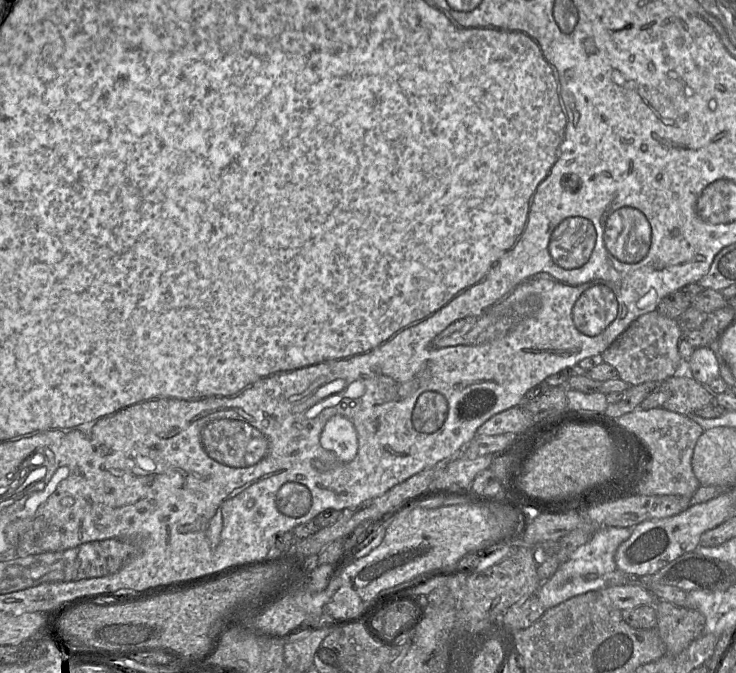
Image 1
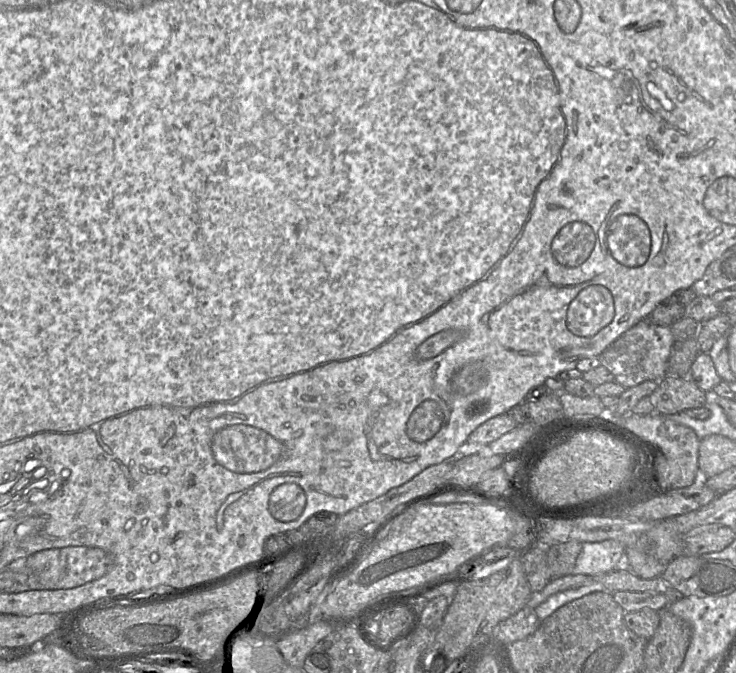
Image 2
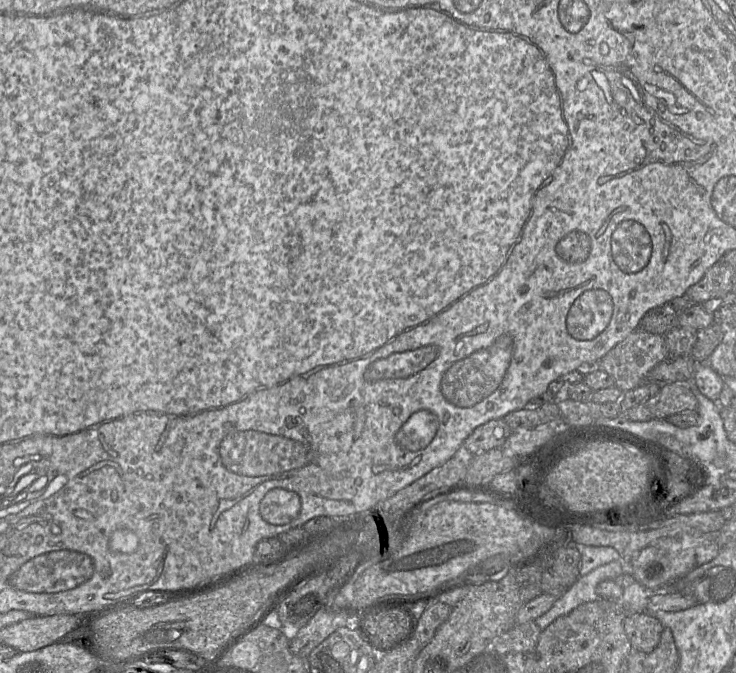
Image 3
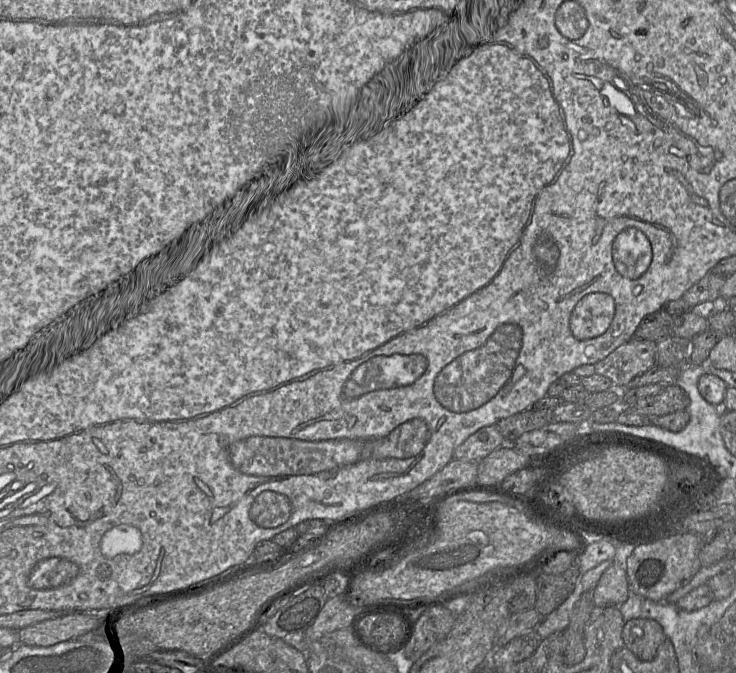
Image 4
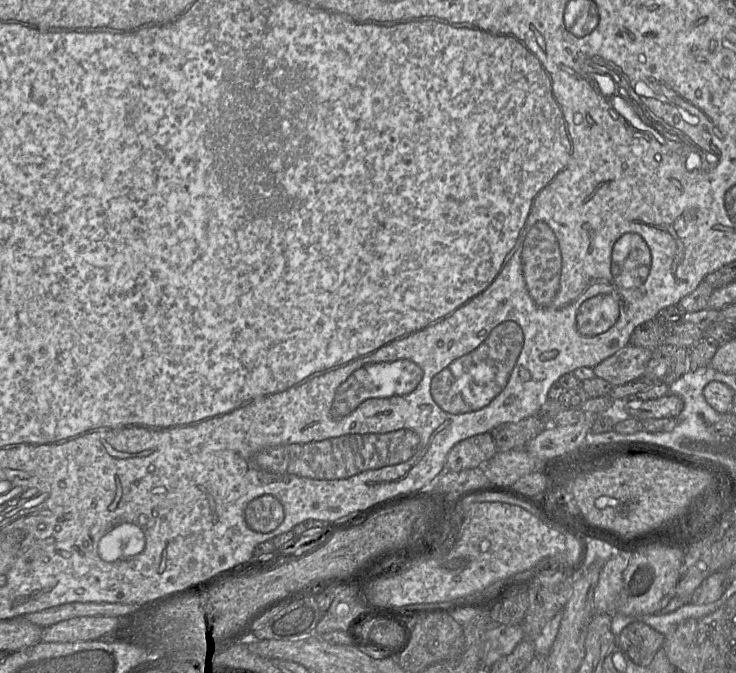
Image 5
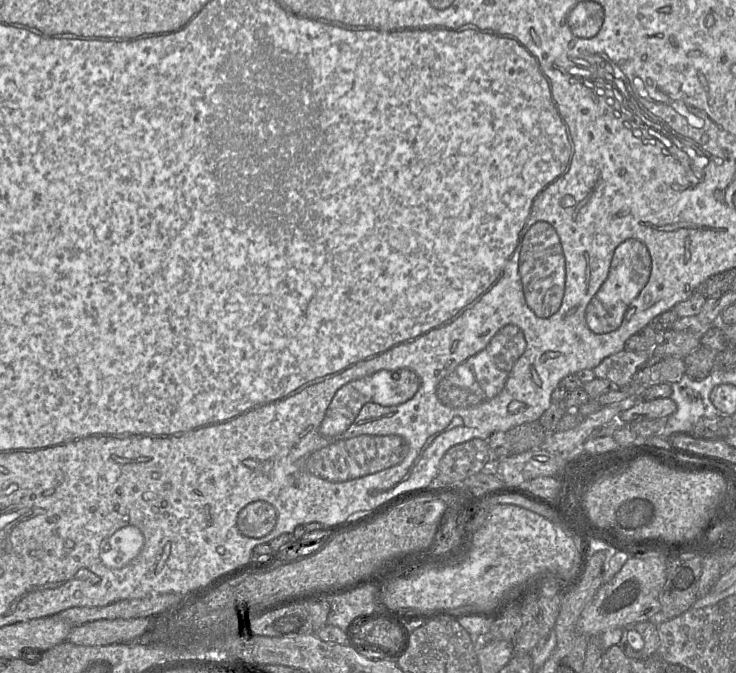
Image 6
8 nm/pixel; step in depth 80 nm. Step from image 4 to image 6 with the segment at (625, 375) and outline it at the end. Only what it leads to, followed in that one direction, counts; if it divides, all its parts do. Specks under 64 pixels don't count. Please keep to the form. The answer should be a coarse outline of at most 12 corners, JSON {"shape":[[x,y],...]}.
{"shape":[[624,349],[592,370],[596,378],[624,386],[649,352]]}

